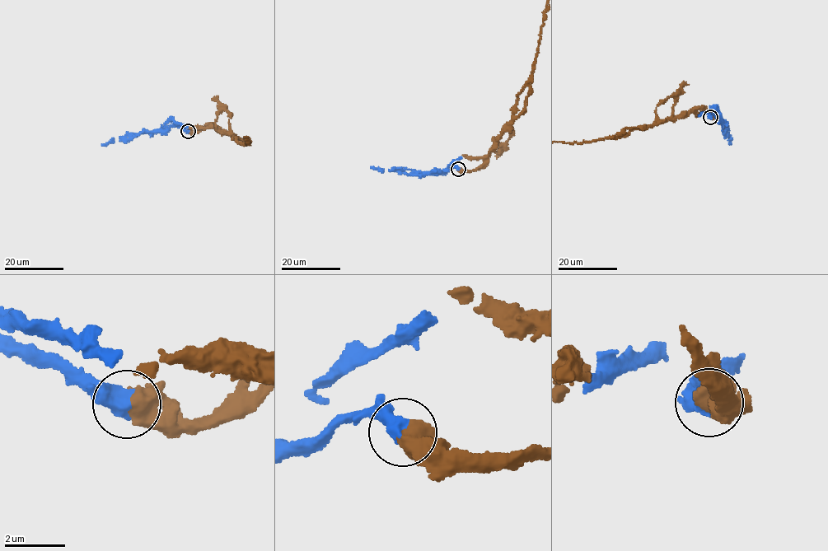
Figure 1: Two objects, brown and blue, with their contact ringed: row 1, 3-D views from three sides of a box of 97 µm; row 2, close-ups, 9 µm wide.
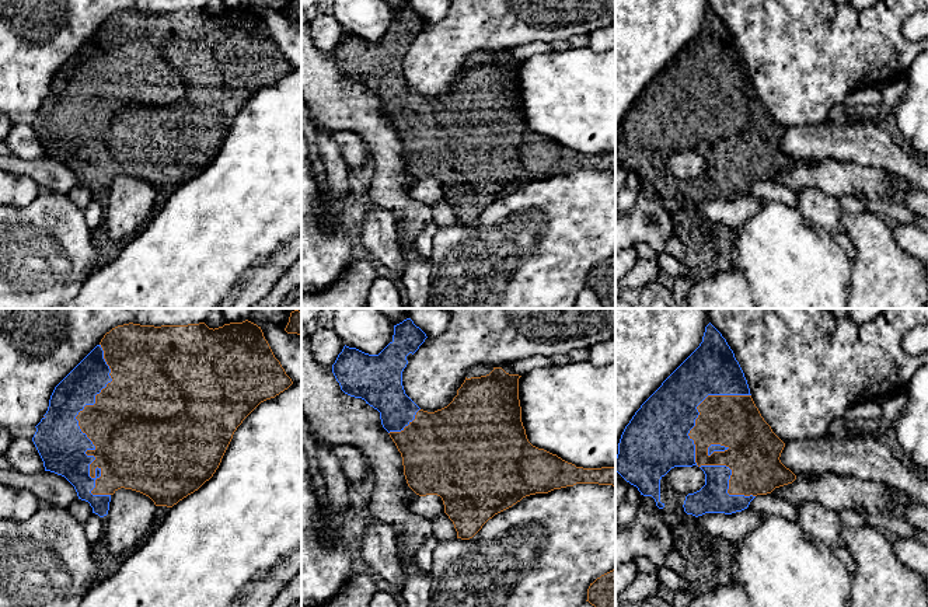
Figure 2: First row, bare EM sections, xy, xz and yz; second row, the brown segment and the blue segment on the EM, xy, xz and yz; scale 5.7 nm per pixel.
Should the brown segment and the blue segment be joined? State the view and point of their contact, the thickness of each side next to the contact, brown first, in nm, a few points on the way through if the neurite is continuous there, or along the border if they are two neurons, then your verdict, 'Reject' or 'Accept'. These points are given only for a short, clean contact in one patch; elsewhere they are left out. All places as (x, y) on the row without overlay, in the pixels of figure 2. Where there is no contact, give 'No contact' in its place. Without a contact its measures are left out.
Touches brown at xy (80, 114). Thickness 420 nm (brown) against 280 nm. Accept

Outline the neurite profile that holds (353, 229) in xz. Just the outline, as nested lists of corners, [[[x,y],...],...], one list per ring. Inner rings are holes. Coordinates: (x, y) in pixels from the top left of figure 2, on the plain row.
[[[353,209],[353,220],[345,223],[343,226],[348,238],[353,244],[352,251],[353,262],[369,257],[369,254],[360,247],[362,221],[363,221],[362,213],[357,209]]]

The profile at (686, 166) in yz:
[[[674,153],[666,160],[667,171],[676,178],[688,181],[705,171],[705,160],[697,153]]]

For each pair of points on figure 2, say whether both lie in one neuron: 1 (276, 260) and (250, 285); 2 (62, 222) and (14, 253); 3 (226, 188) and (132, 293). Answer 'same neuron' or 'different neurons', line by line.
1: same neuron
2: same neuron
3: same neuron

